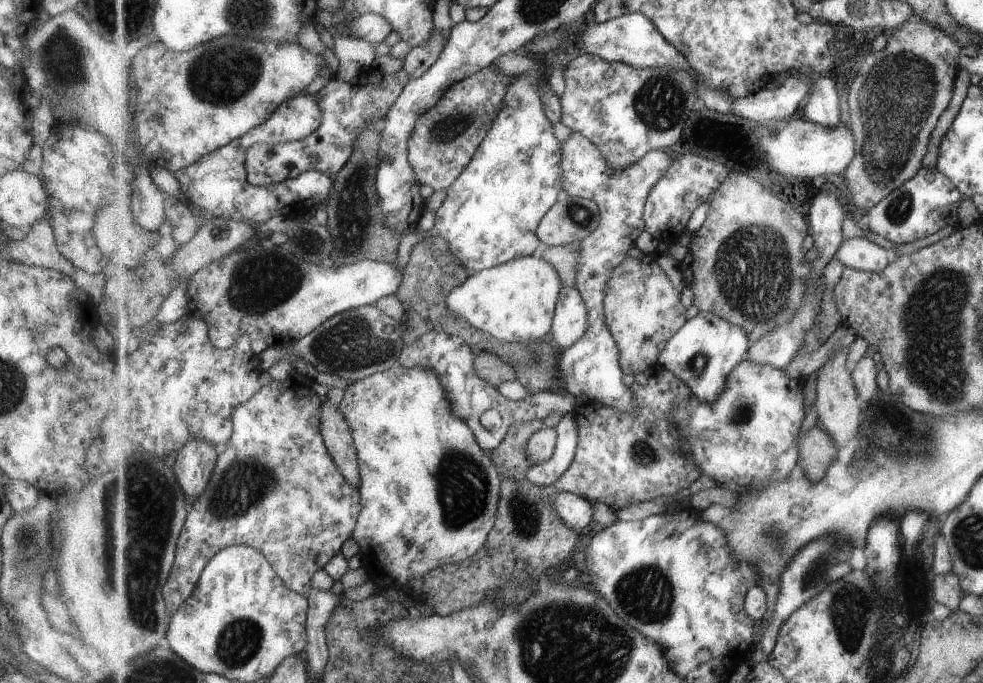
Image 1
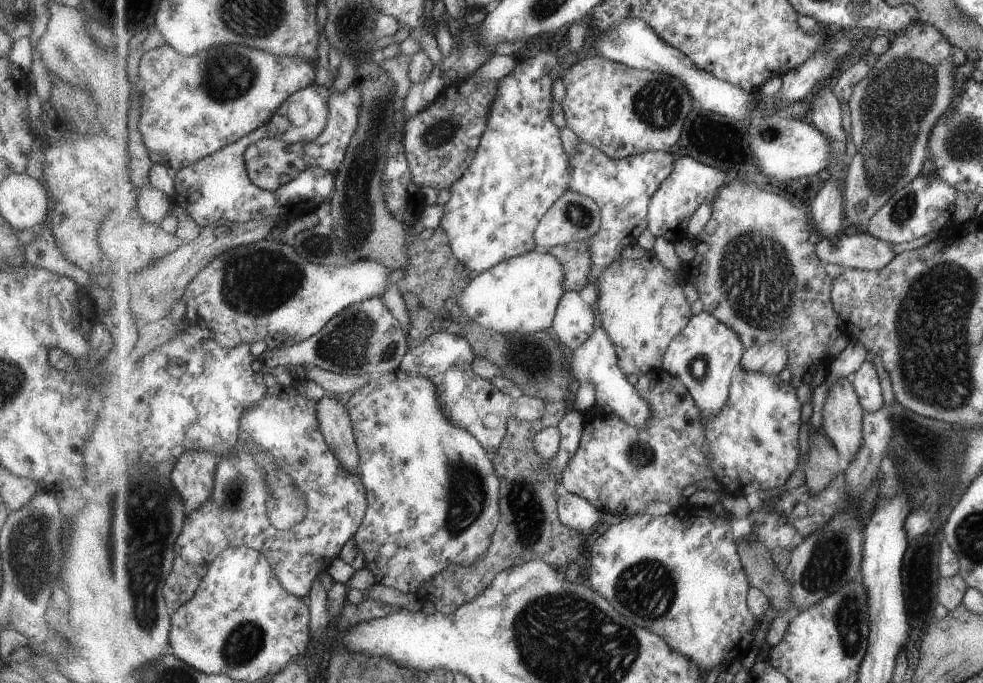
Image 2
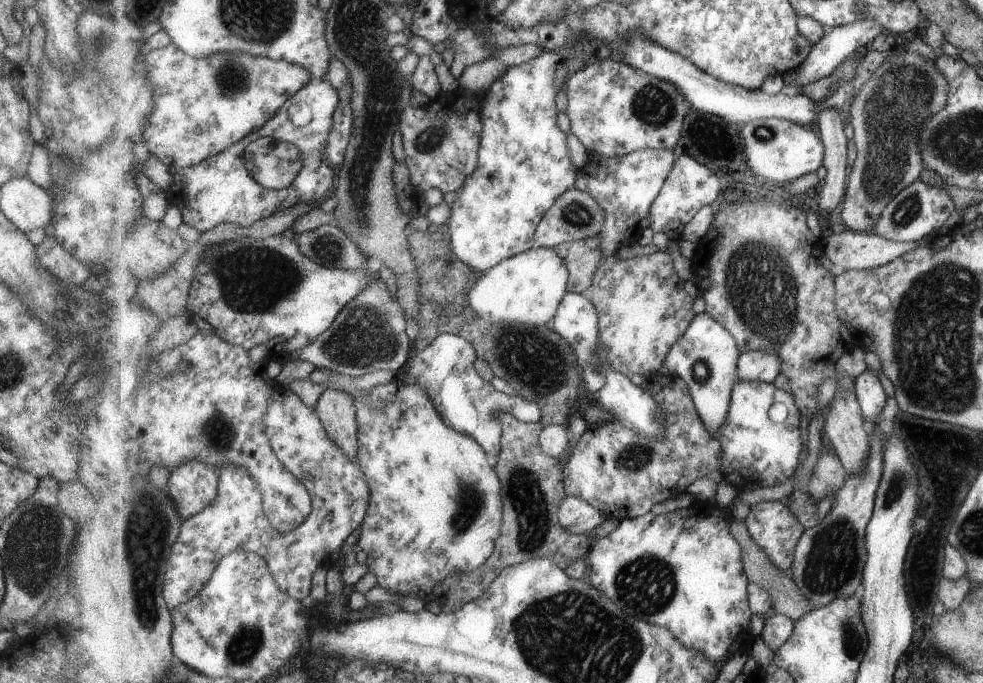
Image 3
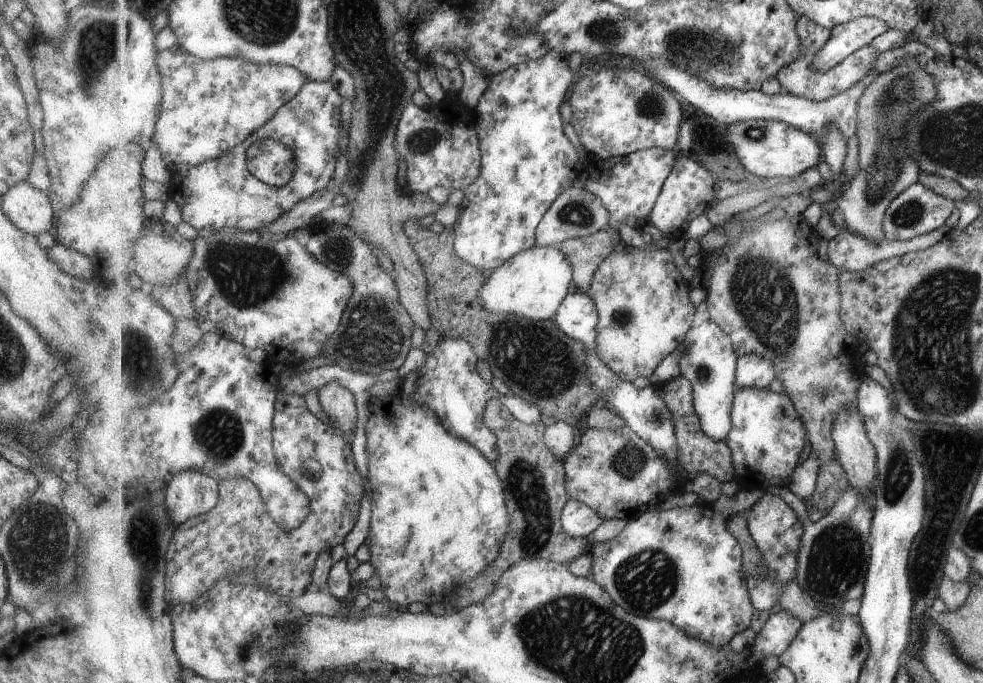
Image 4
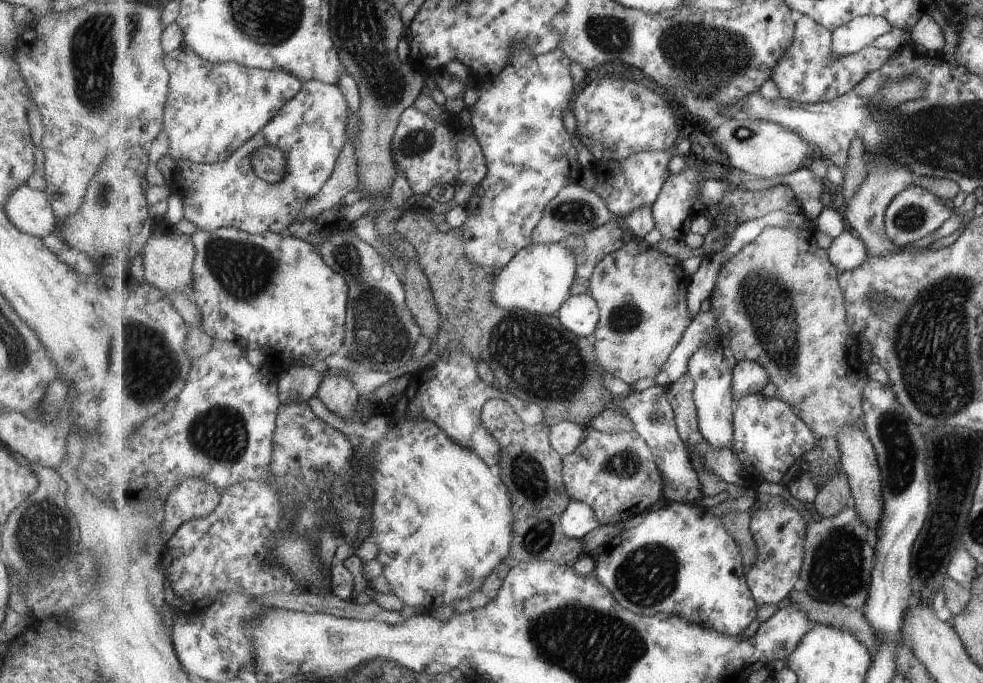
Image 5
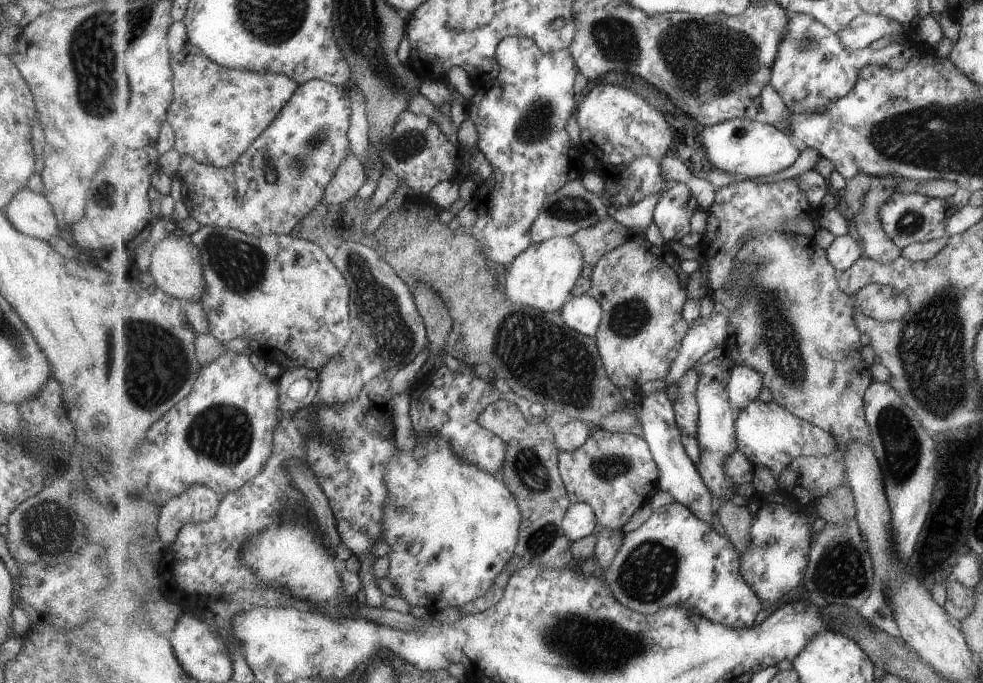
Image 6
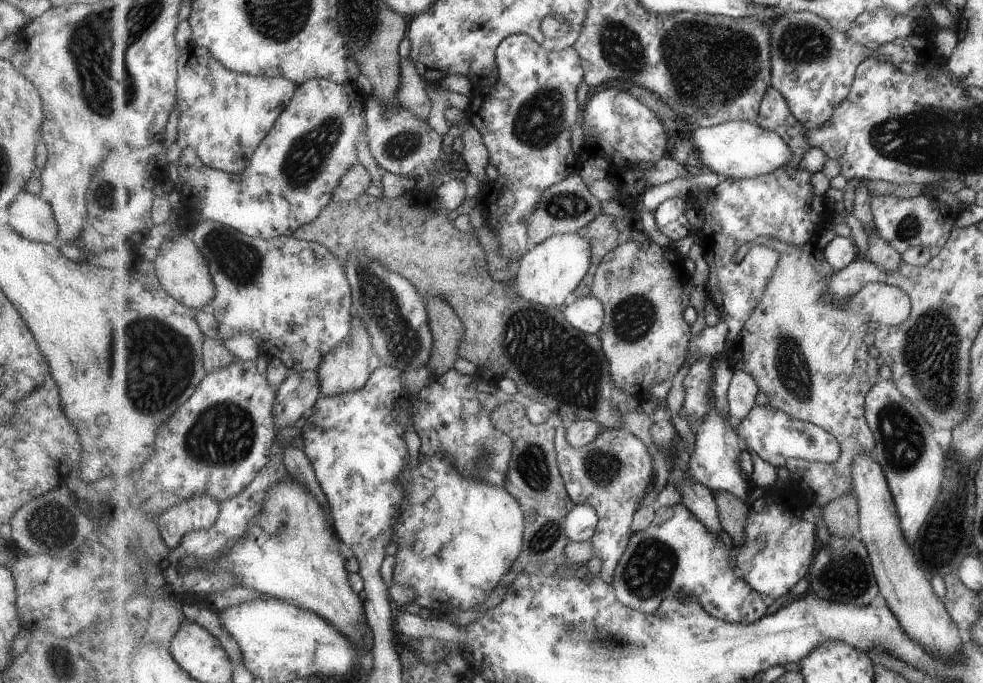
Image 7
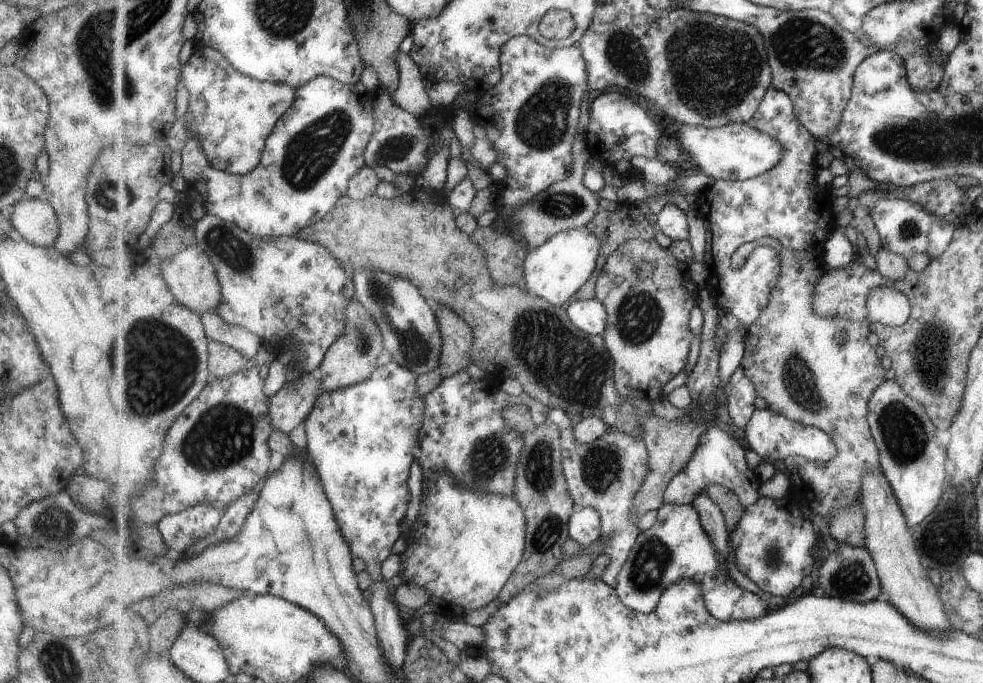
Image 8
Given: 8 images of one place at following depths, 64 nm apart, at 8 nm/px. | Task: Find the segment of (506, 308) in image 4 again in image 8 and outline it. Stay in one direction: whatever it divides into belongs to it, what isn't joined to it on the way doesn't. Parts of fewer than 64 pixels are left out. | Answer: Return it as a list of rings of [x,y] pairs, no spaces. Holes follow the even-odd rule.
[[[587,227],[569,229],[556,234],[539,248],[530,250],[524,262],[526,288],[529,294],[547,299],[555,306],[567,304],[591,277],[598,274],[598,261],[604,242]]]

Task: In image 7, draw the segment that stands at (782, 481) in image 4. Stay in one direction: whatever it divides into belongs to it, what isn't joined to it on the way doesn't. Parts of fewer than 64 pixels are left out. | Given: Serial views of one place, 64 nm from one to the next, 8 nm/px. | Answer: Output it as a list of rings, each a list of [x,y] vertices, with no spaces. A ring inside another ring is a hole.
[[[769,405],[764,407],[756,406],[750,412],[750,415],[744,421],[739,422],[738,425],[738,432],[741,438],[745,440],[747,447],[753,450],[753,454],[759,455],[763,460],[776,466],[776,468],[786,466],[787,462],[791,459],[817,463],[834,463],[837,462],[842,453],[842,446],[836,439],[836,435],[832,435],[828,430],[821,428],[819,425],[797,420],[783,411],[773,409]]]

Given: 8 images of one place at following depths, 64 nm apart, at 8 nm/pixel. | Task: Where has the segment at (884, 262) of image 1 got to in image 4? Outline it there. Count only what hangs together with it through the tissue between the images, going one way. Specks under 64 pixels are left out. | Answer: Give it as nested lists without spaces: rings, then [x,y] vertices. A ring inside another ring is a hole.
[[[941,227],[910,241],[890,241],[889,239],[885,239],[882,243],[871,242],[869,239],[856,235],[849,230],[841,231],[839,236],[827,240],[827,259],[841,272],[862,271],[877,264],[879,261],[889,260],[896,256],[905,256],[907,253],[917,250],[928,249],[943,241],[951,230],[953,229],[949,230],[947,227]]]

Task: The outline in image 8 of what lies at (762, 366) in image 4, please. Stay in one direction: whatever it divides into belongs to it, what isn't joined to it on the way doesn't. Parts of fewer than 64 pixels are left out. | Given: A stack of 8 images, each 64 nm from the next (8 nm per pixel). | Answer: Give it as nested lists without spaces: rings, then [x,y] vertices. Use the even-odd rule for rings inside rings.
[[[740,370],[731,376],[729,384],[728,414],[732,424],[745,432],[753,414],[756,413],[755,400],[758,396],[756,386]]]

